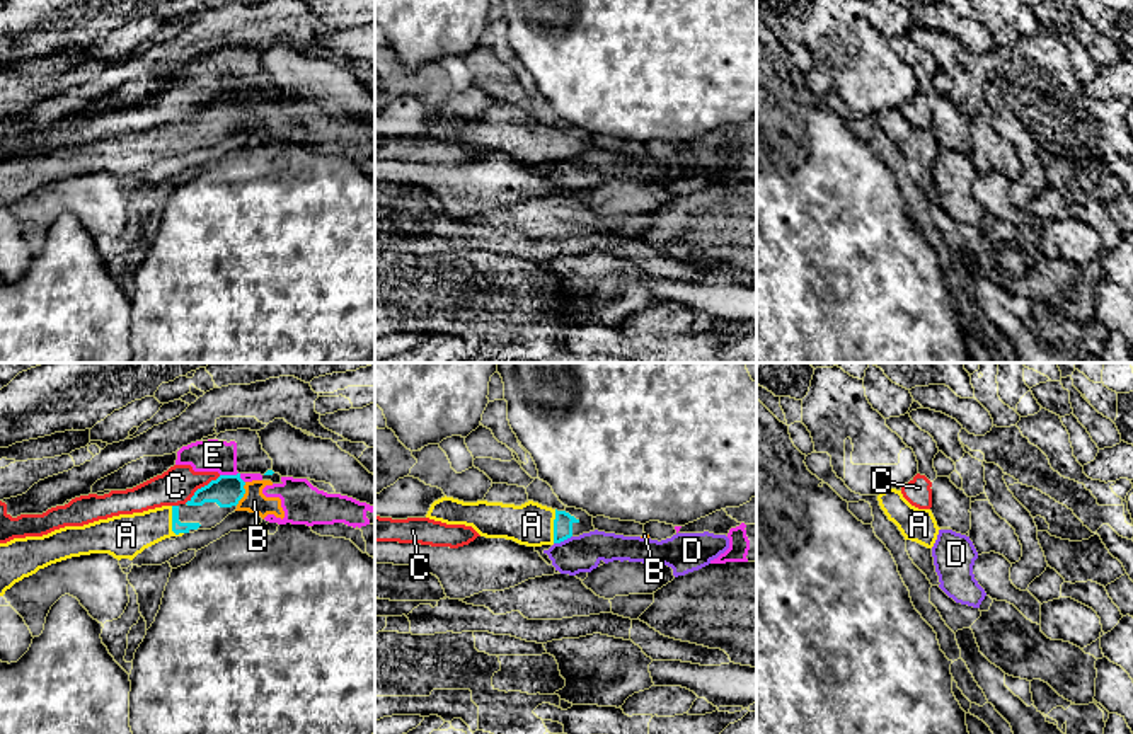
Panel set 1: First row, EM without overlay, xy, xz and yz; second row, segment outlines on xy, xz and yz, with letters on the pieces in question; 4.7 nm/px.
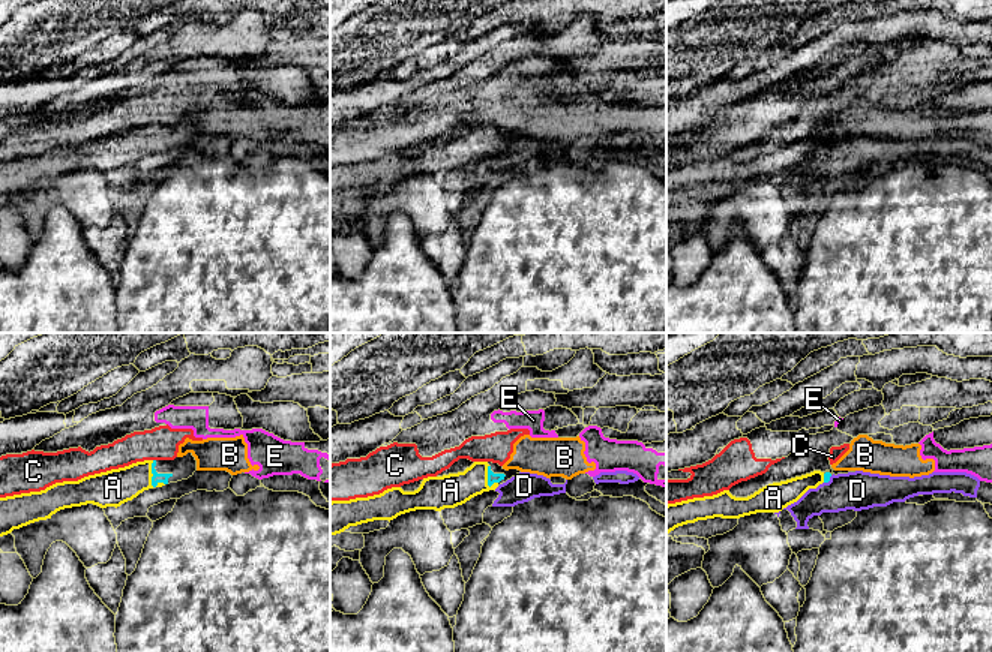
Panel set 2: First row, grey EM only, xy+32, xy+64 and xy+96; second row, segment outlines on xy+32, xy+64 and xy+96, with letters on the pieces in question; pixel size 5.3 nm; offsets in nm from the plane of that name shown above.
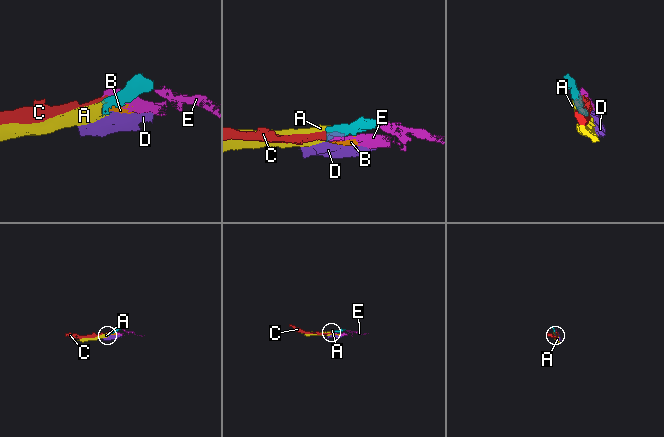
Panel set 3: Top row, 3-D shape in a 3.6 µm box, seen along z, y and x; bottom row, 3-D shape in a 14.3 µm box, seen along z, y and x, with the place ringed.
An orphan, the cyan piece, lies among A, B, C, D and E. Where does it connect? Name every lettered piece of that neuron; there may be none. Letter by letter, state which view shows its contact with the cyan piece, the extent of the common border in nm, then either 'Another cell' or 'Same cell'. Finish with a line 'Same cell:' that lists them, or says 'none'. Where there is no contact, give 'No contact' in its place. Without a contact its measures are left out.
A: Touches cyan in xy. Shared border 150 nm. Same cell
B: Touches cyan in xy. Shared border 120 nm. Another cell
C: Touches cyan in xy. Shared border 220 nm. Another cell
D: Touches cyan in xz. Shared border 100 nm. Another cell
E: Touches cyan in xy. Shared border 130 nm. Another cell
Same cell: A

